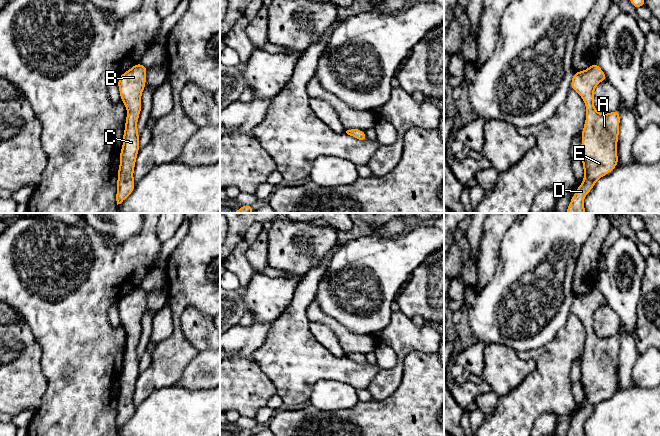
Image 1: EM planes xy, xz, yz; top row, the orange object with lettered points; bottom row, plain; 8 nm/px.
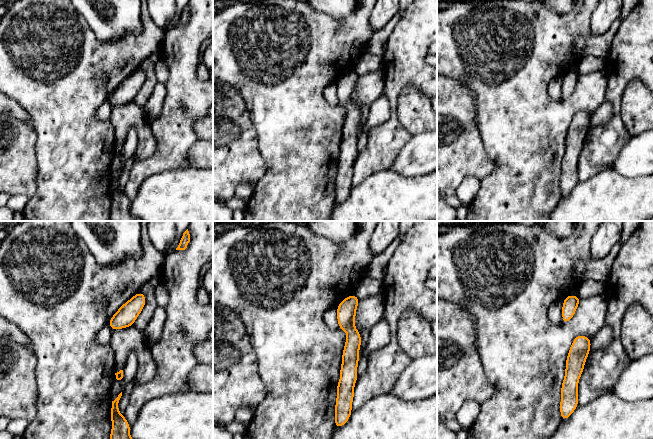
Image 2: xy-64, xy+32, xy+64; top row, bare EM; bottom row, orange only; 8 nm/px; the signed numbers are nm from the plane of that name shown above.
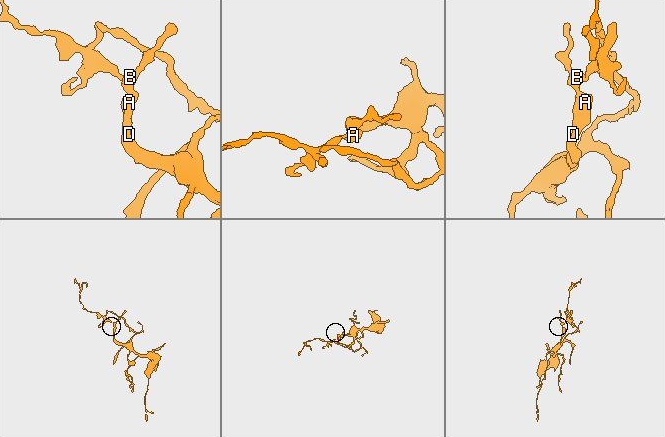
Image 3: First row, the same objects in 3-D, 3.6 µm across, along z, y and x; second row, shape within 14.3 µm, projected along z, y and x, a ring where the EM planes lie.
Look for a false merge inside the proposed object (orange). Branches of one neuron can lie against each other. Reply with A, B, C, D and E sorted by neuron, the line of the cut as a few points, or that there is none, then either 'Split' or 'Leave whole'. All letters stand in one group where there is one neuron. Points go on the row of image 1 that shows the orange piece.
Groups: A B C D E. No split. Leave whole

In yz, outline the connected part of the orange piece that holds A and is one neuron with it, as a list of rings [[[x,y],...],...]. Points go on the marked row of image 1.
[[[597,63],[584,71],[574,72],[571,80],[571,89],[582,97],[587,114],[581,132],[584,180],[573,195],[566,213],[586,213],[584,197],[598,179],[609,174],[618,165],[620,113],[613,111],[600,114],[593,104],[595,87],[604,80],[608,79]]]

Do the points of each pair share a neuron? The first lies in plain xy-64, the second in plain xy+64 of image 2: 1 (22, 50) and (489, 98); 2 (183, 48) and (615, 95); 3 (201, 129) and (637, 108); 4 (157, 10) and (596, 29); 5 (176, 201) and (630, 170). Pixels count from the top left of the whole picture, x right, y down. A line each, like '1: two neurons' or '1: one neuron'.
1: one neuron
2: one neuron
3: one neuron
4: one neuron
5: two neurons

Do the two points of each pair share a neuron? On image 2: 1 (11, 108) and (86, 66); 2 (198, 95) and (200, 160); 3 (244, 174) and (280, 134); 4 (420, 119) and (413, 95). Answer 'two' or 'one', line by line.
1: two
2: two
3: two
4: one

